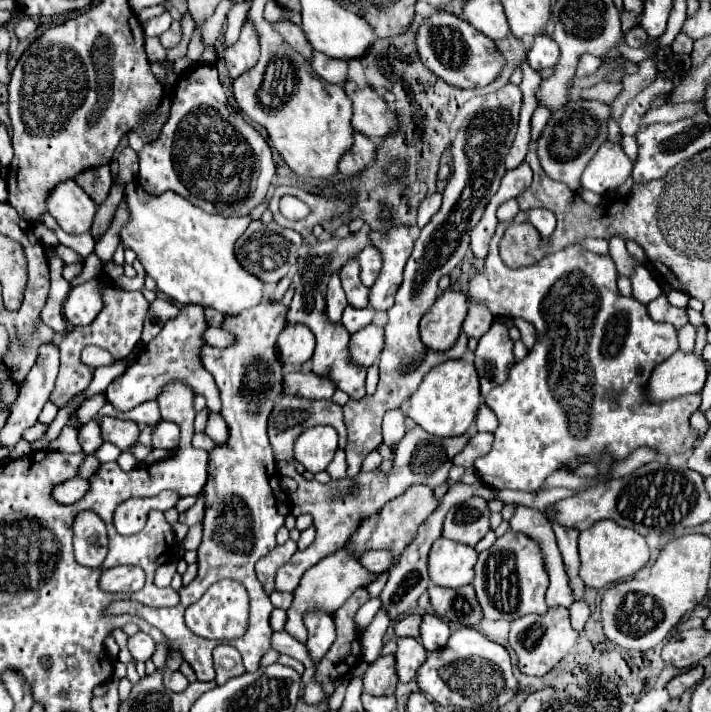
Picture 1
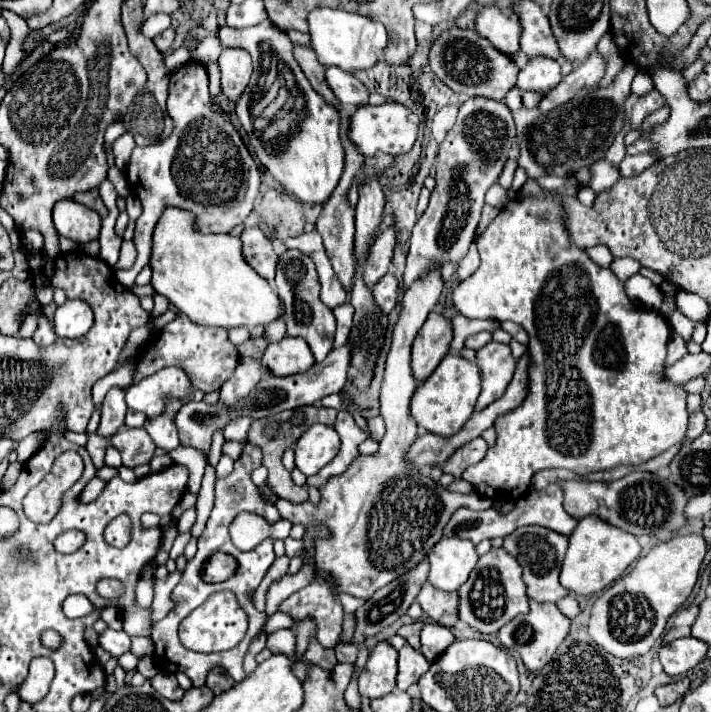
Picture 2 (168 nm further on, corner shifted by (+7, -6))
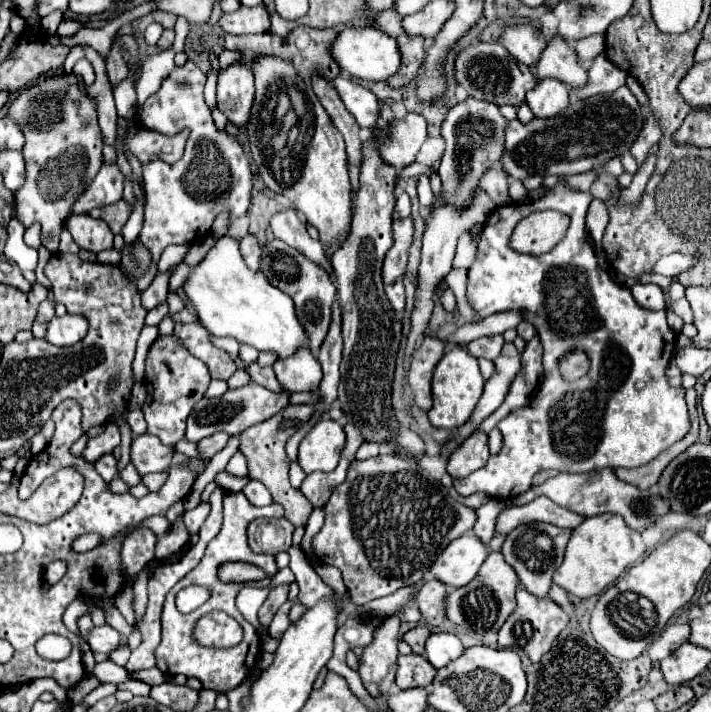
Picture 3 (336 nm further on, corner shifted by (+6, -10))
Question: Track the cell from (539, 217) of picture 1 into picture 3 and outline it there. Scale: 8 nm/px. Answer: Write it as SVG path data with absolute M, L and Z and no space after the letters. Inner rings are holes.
M558 182L552 192L534 202L506 204L496 208L484 228L478 244L478 258L468 270L468 302L482 316L490 316L504 310L524 310L526 320L538 330L544 344L544 380L534 394L530 408L522 406L510 412L498 422L498 430L504 436L504 448L500 454L488 460L488 464L466 478L454 480L454 488L462 496L488 494L492 498L510 498L526 492L532 484L532 476L540 470L556 468L560 472L590 472L602 468L636 468L654 460L660 452L668 450L674 442L684 438L690 430L690 416L684 400L684 388L672 388L666 378L666 360L662 358L668 348L668 360L672 358L672 346L676 334L666 324L666 310L650 312L640 308L630 288L622 288L598 266L594 250L588 242L584 226L586 210L592 202L590 192L576 192ZM540 210L558 210L570 218L570 226L564 236L564 246L554 246L550 252L540 256L520 254L508 246L514 226ZM582 348L590 356L590 372L576 380L566 382L558 372L558 360L570 350Z

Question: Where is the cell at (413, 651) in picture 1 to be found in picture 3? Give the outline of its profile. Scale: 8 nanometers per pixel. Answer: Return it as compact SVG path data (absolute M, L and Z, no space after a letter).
M408 654L408 656L398 656L398 672L396 672L396 684L406 690L406 688L416 688L416 686L428 686L432 684L436 676L436 668L420 654Z

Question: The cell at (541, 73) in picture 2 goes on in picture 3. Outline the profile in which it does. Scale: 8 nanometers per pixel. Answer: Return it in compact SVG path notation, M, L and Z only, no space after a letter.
M544 78L526 94L526 102L534 118L554 118L568 106L568 86L558 80Z

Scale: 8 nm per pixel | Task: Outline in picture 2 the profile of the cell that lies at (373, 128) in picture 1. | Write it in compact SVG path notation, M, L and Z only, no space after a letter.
M385 102L379 106L373 104L361 104L357 106L355 114L349 120L349 140L361 150L363 156L373 156L377 150L383 150L391 156L405 154L415 138L417 138L417 116L407 110L403 104L397 102Z

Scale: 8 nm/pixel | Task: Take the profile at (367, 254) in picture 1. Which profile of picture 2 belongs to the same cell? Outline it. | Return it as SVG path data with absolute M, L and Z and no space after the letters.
M387 228L369 248L365 264L363 264L363 280L367 286L373 286L379 282L379 278L389 270L391 254L395 246L395 230Z

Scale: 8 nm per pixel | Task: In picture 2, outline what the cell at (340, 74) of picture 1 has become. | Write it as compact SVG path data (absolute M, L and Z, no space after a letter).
M327 66L325 68L325 80L349 116L355 113L359 104L367 102L369 92L351 72L345 72L337 66Z

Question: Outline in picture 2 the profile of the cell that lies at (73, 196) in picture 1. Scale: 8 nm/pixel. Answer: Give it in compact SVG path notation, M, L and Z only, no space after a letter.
M65 198L53 208L53 224L59 236L65 236L81 246L99 236L101 216L91 208L85 208L83 204Z

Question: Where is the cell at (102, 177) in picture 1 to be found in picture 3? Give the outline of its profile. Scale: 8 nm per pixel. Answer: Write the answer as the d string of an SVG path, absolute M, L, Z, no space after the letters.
M120 200L120 202L110 204L110 206L94 208L90 214L92 214L94 218L102 218L102 220L110 226L110 230L112 230L114 234L118 234L118 232L122 230L122 226L126 224L126 220L128 220L130 212L132 212L130 204L128 204L126 200Z

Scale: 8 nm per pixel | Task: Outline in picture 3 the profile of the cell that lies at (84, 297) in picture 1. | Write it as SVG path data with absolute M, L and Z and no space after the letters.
M66 314L62 318L54 316L46 328L44 340L54 346L74 346L86 336L86 332L88 332L86 318L72 314Z

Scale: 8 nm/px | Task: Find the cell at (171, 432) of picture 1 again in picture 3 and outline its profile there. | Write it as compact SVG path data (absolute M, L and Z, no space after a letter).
M174 334L158 336L146 356L144 386L148 390L148 398L142 406L142 412L148 422L148 434L158 436L164 444L180 442L184 438L186 418L194 404L204 396L210 380L212 378L206 364L194 358Z

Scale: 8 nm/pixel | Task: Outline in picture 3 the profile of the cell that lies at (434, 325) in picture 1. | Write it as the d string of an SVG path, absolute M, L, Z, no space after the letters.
M426 336L422 340L420 348L416 348L416 352L412 354L412 362L410 362L410 370L408 370L408 386L410 386L414 404L424 412L428 412L430 404L432 404L430 380L432 380L432 372L434 372L438 360L444 354L444 348L446 348L446 342Z

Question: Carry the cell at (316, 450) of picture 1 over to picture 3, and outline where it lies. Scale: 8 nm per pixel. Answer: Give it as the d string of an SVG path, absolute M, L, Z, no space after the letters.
M322 418L300 442L298 464L306 474L314 470L330 472L338 466L344 442L344 426L336 420Z

